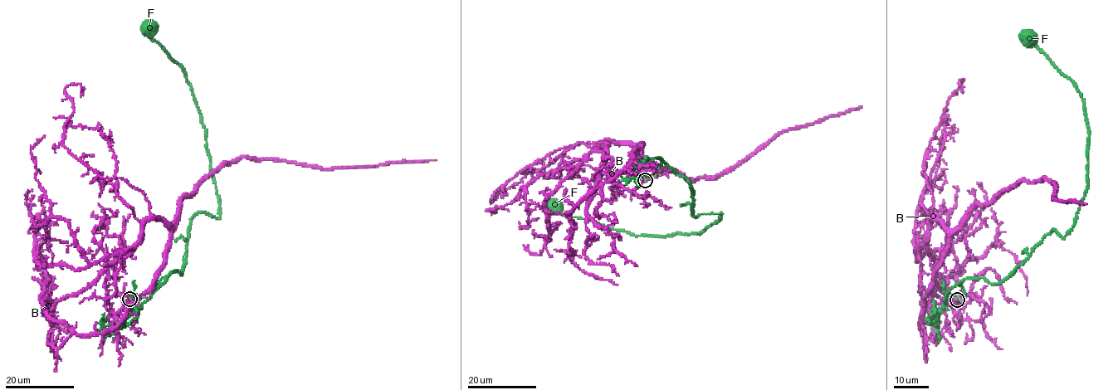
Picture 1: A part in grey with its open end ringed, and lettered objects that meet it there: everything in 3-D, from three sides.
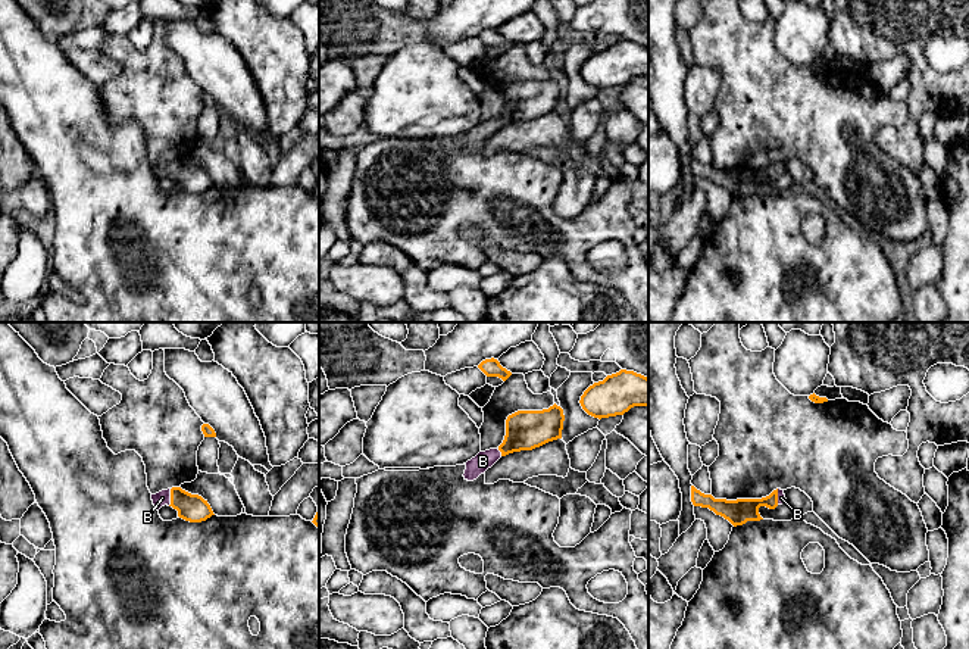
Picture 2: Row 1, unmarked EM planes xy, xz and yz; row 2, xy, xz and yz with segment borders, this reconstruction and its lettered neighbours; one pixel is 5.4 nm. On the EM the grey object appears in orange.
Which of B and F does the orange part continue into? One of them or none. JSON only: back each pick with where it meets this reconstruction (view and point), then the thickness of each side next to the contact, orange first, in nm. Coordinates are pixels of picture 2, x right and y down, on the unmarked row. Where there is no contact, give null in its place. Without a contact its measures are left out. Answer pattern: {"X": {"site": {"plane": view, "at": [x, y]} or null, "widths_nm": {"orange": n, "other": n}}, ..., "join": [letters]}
{"B": {"site": {"plane": "xy", "at": [171, 168]}, "widths_nm": {"orange": 150, "other": 80}}, "join": ["B"]}

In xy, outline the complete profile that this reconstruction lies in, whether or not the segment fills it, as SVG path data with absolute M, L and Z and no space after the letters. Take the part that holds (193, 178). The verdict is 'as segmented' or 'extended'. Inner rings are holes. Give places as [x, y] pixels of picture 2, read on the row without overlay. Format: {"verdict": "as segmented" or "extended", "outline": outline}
{"verdict": "extended", "outline": "M172 157L151 165L151 171L157 181L165 175L172 177L178 181L179 188L190 193L201 193L215 185L207 171L181 157Z"}

